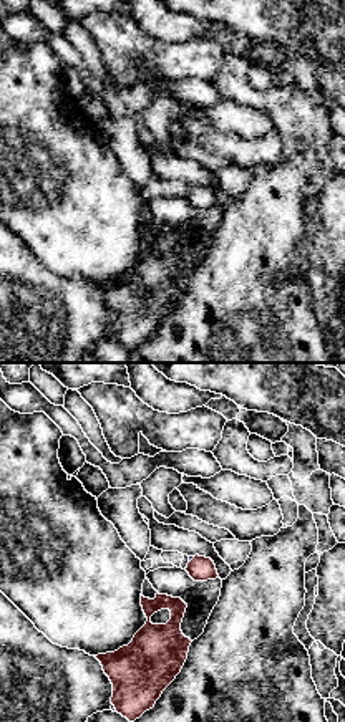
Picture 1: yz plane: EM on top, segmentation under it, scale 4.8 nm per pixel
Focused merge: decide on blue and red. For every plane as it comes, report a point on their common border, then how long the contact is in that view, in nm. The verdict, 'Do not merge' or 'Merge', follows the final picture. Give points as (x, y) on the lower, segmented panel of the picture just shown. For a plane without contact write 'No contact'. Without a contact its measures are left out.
Touches blue at (191, 558). Shared border 40 nm

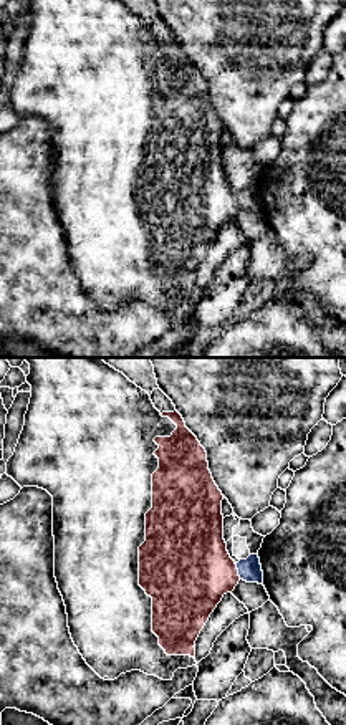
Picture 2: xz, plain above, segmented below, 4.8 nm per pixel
Touches blue at (239, 571). Shared border 90 nm

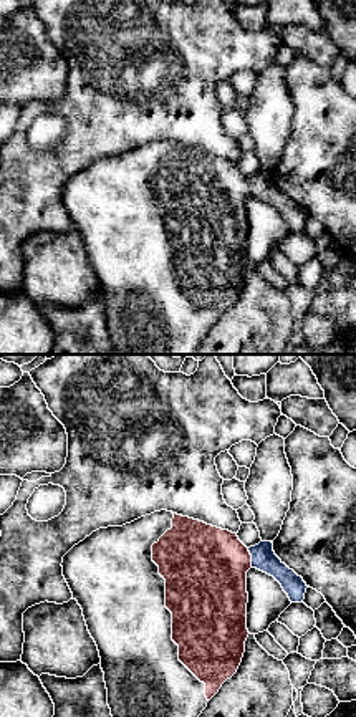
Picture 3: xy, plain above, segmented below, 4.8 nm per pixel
Touches blue at (252, 558). Shared border 100 nm

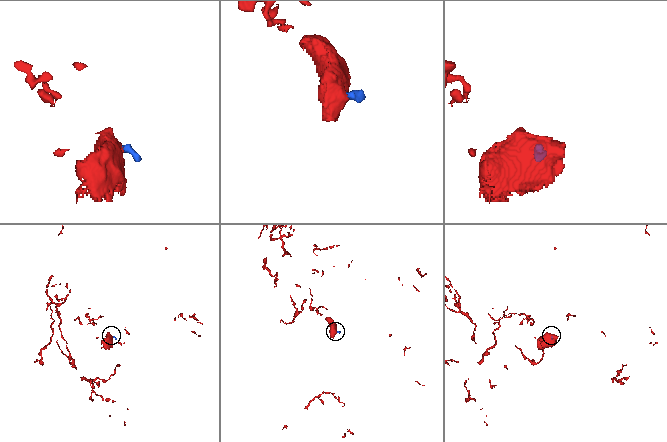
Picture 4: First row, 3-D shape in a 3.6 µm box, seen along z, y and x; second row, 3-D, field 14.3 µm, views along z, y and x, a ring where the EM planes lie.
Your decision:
Merge

